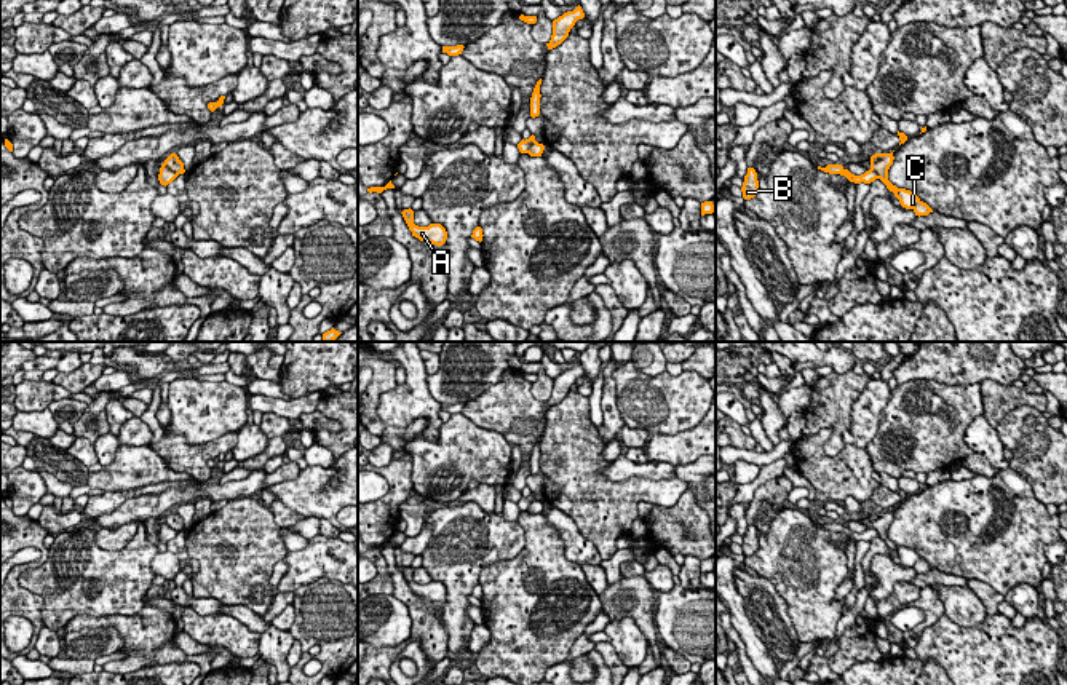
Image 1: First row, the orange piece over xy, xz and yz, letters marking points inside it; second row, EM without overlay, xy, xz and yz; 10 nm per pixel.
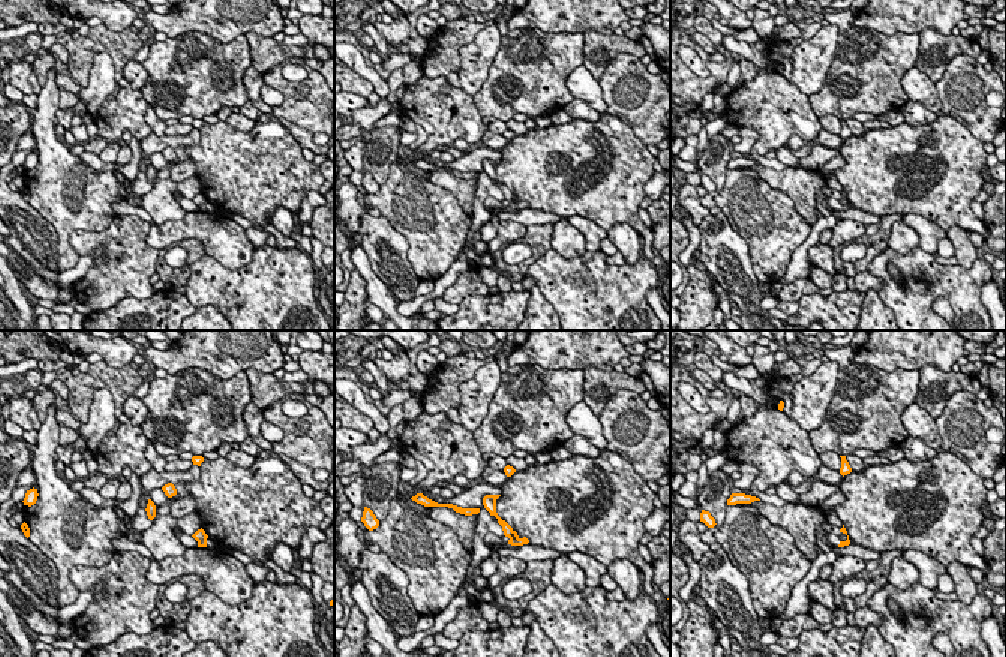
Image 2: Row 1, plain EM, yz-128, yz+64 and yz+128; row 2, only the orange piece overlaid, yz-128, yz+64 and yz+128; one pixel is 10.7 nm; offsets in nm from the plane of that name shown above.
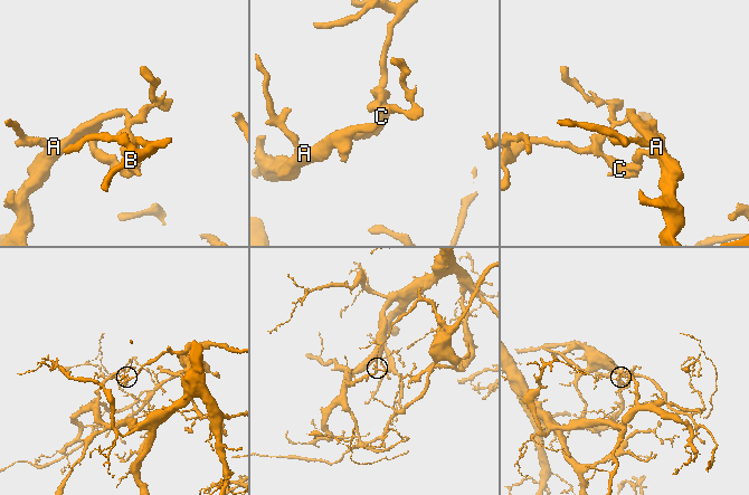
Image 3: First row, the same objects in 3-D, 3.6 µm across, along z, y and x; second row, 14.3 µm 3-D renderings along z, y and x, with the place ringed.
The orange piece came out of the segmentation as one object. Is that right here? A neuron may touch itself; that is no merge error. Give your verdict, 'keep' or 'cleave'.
cleave

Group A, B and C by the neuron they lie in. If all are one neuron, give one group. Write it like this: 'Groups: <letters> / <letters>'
Groups: A / B C

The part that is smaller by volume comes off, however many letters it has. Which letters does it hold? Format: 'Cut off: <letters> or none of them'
Cut off: B, C

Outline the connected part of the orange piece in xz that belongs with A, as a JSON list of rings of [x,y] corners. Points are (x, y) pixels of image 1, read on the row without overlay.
[[[404,567],[403,575],[412,589],[412,594],[418,596],[420,599],[426,599],[436,604],[442,604],[447,597],[447,589],[441,581],[430,581],[428,584],[418,584],[414,581],[414,568]]]

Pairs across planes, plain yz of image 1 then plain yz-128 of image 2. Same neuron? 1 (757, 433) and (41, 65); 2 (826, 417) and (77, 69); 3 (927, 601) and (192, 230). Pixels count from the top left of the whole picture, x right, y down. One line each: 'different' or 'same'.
1: same
2: same
3: different

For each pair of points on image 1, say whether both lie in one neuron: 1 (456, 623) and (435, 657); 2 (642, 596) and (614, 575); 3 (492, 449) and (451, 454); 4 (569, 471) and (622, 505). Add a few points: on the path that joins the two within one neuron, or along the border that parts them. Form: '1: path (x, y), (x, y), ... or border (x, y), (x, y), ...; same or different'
1: border (438, 618), (448, 634), (449, 650); different
2: border (622, 577), (609, 585); different
3: path (483, 454), (460, 454); same
4: path (582, 484), (609, 505); same

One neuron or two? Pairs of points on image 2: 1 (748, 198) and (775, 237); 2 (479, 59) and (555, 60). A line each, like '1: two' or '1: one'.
1: one
2: two

